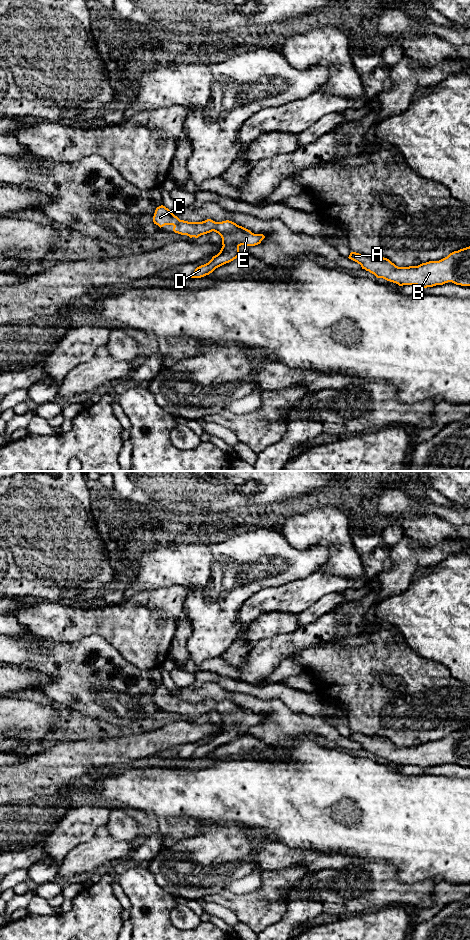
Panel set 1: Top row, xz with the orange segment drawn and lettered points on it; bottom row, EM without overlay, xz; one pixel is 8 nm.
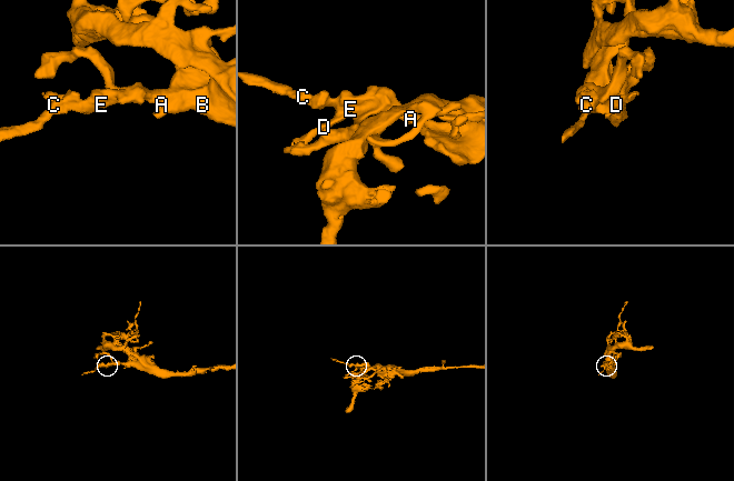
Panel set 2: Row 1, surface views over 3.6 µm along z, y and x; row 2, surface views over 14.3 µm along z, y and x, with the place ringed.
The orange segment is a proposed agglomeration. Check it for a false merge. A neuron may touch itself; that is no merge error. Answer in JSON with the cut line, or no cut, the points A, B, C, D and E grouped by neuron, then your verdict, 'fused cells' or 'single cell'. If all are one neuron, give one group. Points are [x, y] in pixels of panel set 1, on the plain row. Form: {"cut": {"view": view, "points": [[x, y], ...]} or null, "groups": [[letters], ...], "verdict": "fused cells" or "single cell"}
{"cut": null, "groups": [["A", "B", "C", "D", "E"]], "verdict": "single cell"}

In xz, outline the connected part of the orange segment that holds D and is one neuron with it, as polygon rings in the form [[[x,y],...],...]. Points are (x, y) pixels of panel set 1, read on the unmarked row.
[[[163,685],[156,688],[153,702],[160,708],[165,705],[173,705],[175,713],[187,715],[190,718],[198,718],[212,711],[221,716],[223,726],[220,732],[213,736],[208,743],[197,747],[191,758],[201,758],[209,755],[216,748],[236,739],[240,735],[239,727],[241,725],[255,726],[260,724],[265,718],[263,714],[254,714],[250,710],[229,700],[222,702],[215,702],[211,699],[202,702],[180,700],[171,690]]]

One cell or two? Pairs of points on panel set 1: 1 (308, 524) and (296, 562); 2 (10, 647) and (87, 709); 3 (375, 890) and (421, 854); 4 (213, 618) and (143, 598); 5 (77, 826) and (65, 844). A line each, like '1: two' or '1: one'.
1: two
2: one
3: two
4: two
5: one

